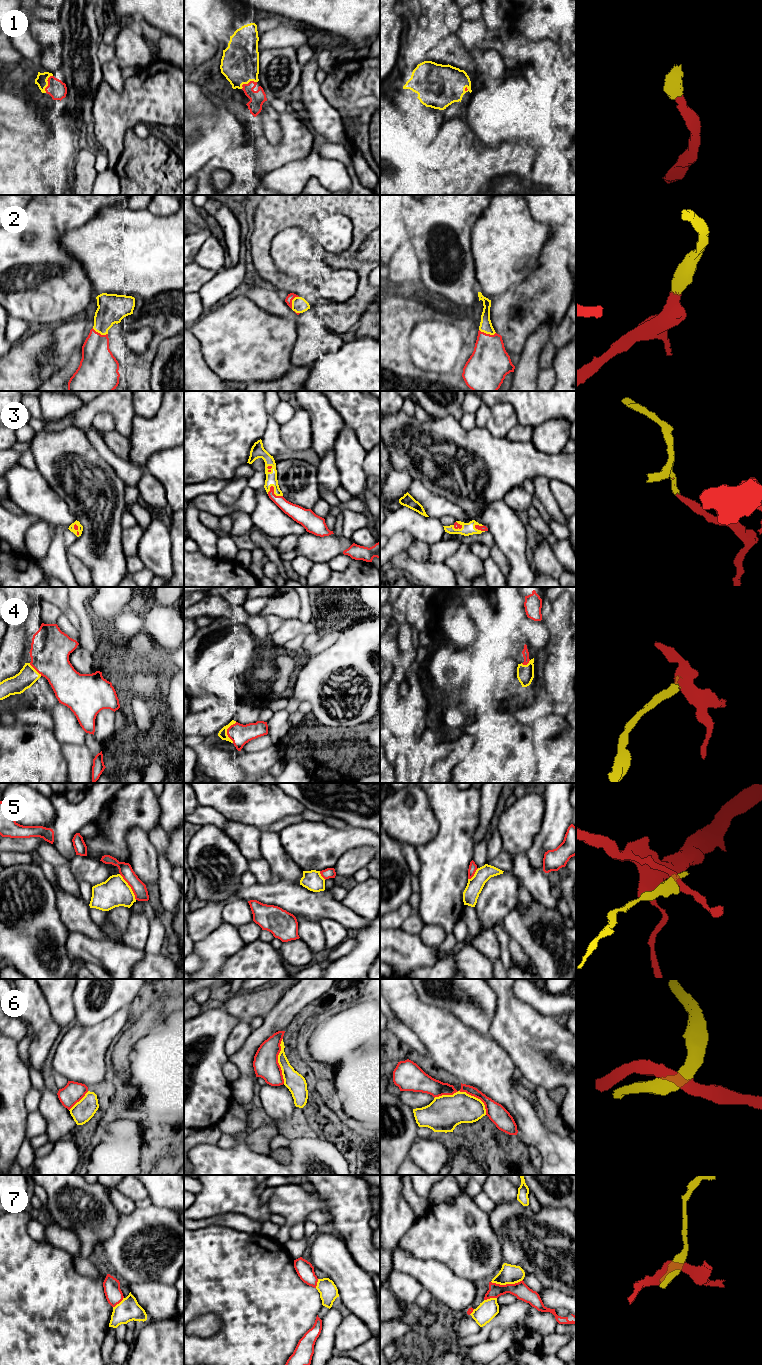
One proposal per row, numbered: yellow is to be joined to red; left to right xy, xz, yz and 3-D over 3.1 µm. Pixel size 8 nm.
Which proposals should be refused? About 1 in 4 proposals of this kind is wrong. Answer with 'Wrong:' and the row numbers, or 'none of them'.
Wrong: 5, 7

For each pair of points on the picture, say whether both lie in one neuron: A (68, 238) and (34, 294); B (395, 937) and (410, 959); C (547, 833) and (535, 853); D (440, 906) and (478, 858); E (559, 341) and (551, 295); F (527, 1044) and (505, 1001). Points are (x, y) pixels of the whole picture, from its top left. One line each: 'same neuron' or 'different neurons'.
A: different neurons
B: same neuron
C: same neuron
D: different neurons
E: different neurons
F: same neuron

